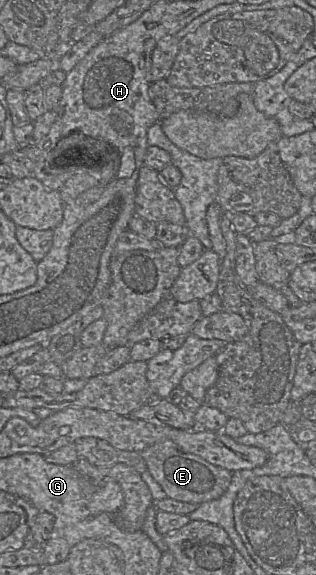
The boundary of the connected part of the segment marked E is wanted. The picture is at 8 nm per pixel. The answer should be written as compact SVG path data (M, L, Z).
M171 440L155 443L140 454L148 471L170 499L200 505L218 499L230 486L232 472L211 465L196 455L183 452Z

